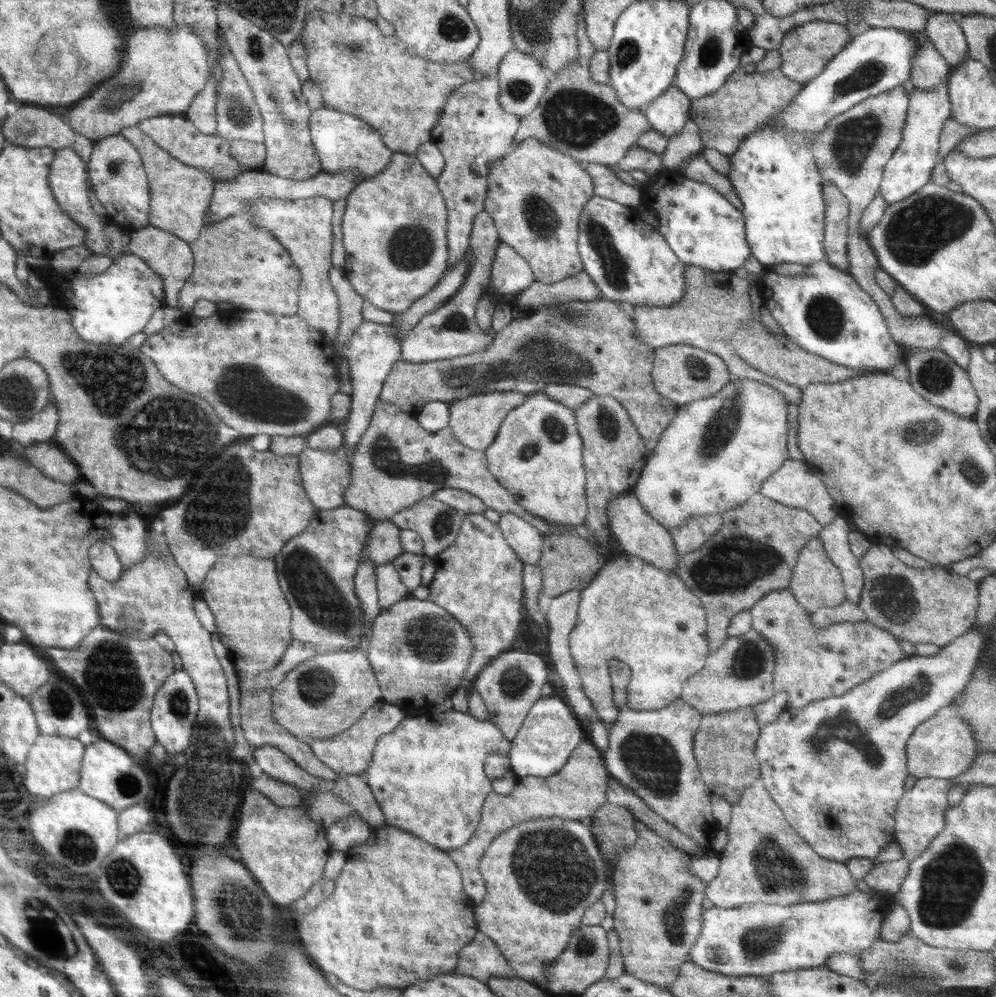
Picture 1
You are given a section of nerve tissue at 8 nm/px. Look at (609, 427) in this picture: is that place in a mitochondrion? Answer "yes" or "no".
yes

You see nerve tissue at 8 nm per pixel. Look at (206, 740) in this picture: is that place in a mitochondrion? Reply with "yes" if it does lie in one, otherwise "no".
yes

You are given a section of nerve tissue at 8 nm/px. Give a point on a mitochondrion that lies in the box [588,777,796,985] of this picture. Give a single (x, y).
(674, 914)

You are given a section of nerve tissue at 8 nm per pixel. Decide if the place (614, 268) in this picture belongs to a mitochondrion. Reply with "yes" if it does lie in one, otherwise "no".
yes

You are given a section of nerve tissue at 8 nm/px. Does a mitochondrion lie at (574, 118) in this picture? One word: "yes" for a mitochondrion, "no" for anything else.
yes

